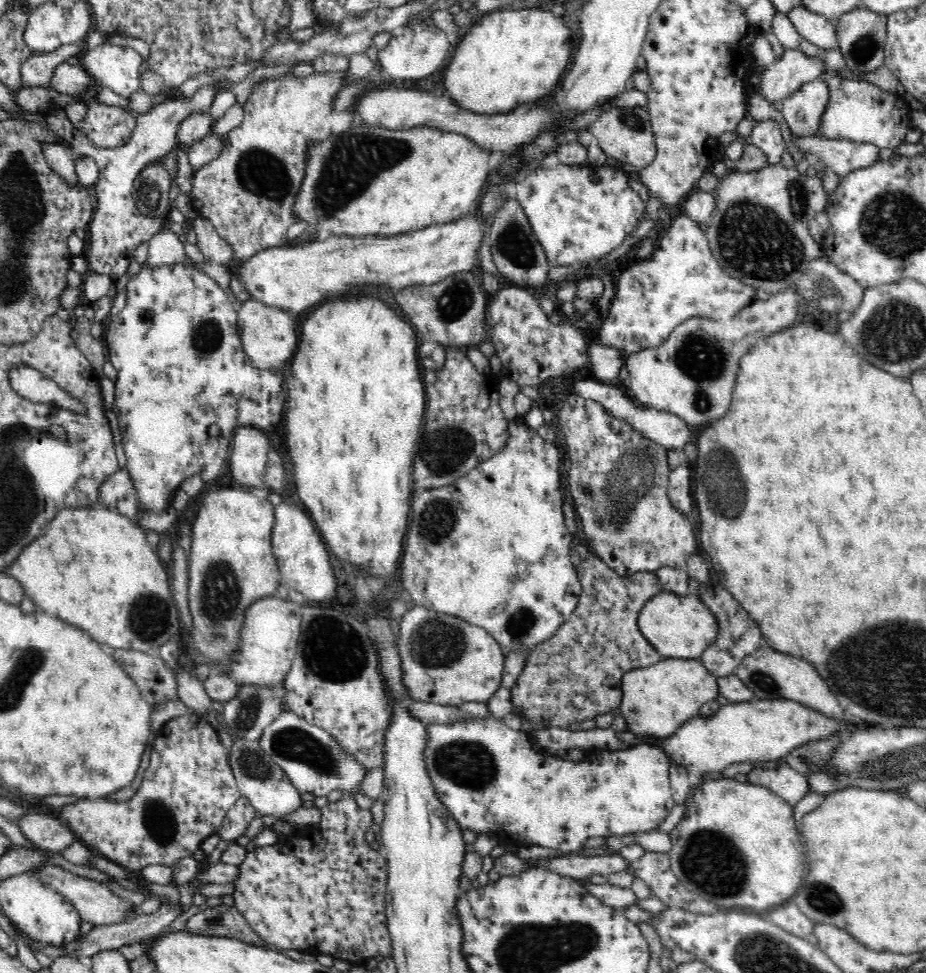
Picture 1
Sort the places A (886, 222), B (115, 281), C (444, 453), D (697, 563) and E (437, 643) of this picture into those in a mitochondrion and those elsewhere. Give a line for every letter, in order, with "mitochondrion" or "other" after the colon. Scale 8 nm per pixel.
A: mitochondrion
B: other
C: mitochondrion
D: other
E: mitochondrion

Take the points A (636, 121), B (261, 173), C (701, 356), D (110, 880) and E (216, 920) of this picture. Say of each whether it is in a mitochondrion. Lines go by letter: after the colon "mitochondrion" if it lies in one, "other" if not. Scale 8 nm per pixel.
A: mitochondrion
B: mitochondrion
C: mitochondrion
D: other
E: mitochondrion

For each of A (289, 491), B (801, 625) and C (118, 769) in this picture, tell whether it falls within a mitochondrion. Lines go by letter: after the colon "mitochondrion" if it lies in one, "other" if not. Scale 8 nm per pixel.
A: other
B: other
C: other

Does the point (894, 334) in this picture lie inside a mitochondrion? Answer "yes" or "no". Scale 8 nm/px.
yes

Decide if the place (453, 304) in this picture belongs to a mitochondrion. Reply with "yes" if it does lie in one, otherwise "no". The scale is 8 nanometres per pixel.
yes

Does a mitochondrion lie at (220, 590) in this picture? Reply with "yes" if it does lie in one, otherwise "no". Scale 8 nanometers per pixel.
yes

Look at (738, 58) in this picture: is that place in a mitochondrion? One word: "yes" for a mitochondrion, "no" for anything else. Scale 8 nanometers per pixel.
no

